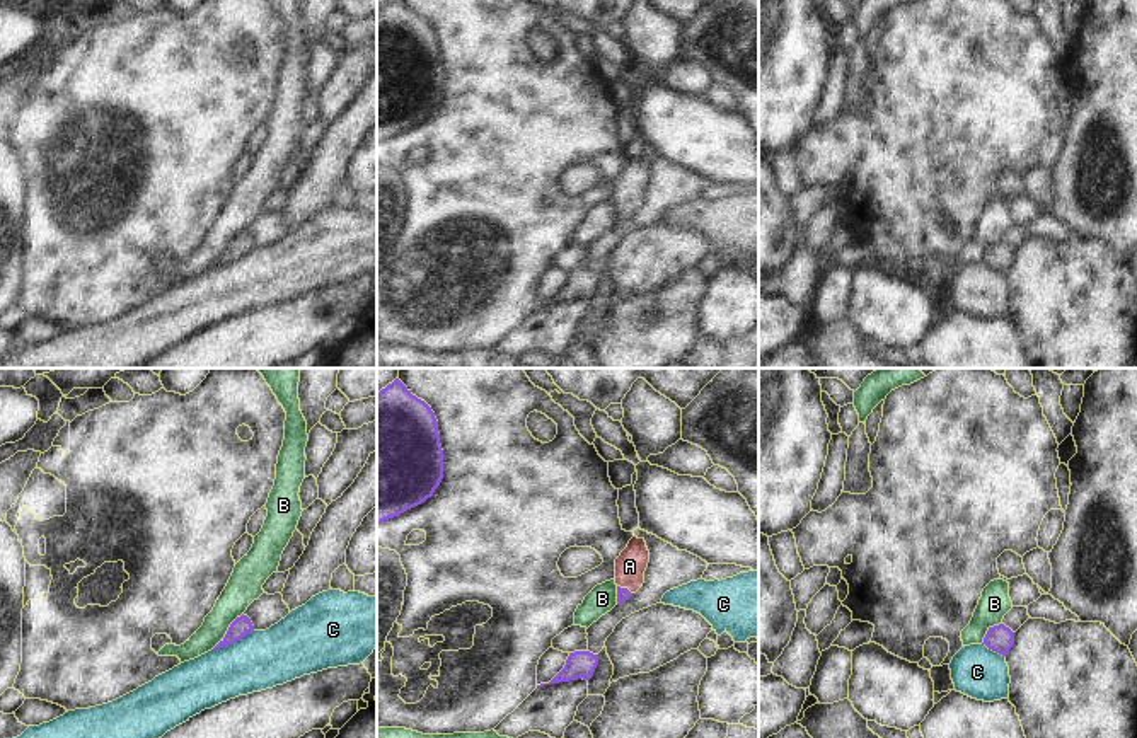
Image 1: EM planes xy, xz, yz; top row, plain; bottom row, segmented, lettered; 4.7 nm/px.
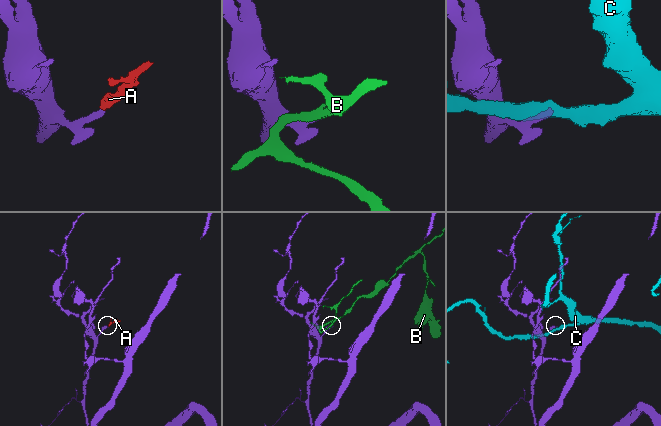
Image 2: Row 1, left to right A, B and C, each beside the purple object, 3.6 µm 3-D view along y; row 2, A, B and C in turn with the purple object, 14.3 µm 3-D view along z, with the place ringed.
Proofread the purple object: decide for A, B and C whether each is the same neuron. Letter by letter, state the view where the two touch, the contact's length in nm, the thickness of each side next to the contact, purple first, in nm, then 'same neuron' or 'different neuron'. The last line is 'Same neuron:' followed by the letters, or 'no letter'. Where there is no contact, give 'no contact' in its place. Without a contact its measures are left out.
A: contact in xz; length 80 nm; calibres 60 and 140 nm; same neuron
B: contact in xy; length 220 nm; calibres 90 and 160 nm; different neuron
C: contact in xy; length 220 nm; calibres 90 and 280 nm; different neuron
Same neuron: A

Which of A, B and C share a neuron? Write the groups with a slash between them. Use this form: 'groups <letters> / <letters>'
groups A / B / C

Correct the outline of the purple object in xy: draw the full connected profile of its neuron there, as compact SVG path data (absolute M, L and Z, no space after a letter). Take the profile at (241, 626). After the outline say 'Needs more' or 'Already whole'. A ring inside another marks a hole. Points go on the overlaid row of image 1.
M242 614L230 624L225 637L213 649L230 646L230 644L240 641L242 637L245 637L252 631L254 631L254 626L252 626L251 619Z. Already whole.

